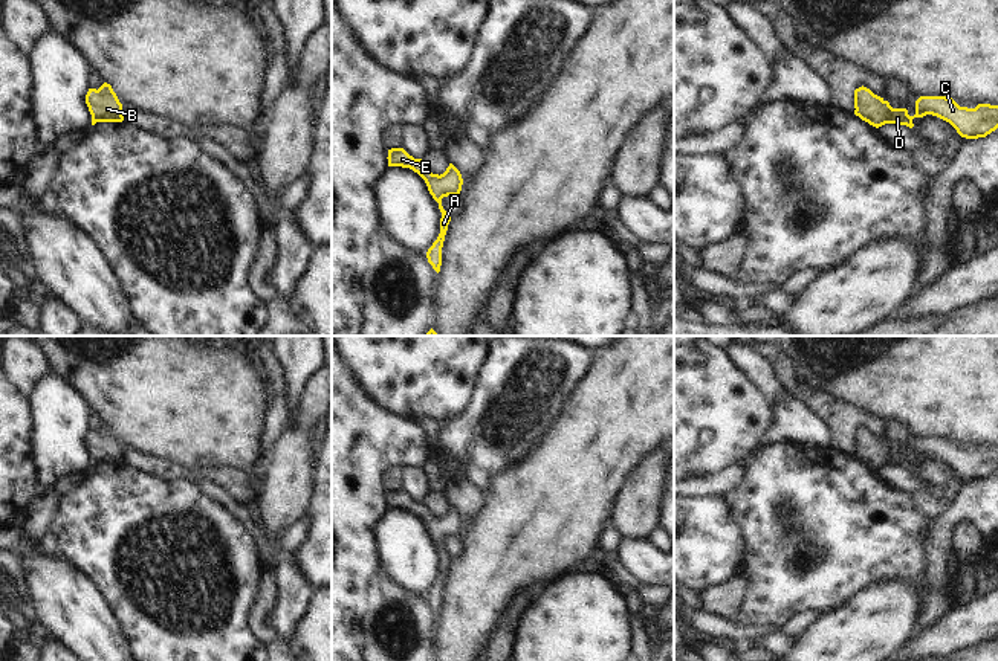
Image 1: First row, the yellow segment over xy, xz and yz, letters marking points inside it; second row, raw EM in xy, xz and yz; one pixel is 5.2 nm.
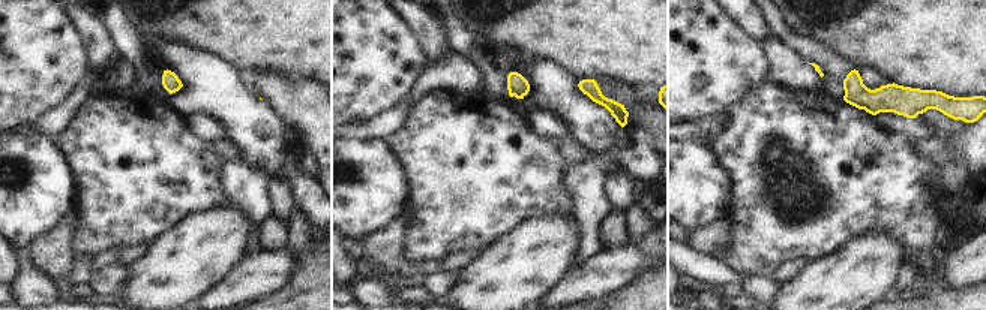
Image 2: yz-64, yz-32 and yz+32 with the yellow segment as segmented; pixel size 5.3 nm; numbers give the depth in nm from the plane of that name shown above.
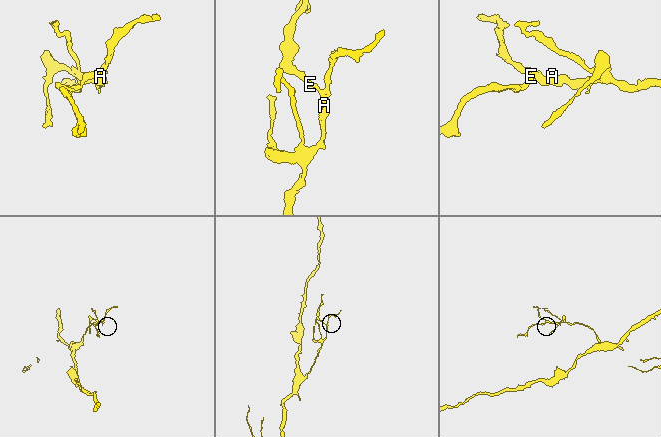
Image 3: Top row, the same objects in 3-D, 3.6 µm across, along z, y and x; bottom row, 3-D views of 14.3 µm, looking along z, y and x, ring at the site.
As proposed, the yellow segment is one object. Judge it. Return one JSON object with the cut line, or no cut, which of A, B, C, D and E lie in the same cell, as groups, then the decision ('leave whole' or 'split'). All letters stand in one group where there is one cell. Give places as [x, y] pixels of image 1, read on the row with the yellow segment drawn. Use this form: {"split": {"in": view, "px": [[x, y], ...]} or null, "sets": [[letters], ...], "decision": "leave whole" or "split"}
{"split": null, "sets": [["A", "B", "C", "D", "E"]], "decision": "leave whole"}

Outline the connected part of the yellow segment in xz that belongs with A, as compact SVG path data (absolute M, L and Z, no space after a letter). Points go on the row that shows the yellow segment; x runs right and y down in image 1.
M403 148L388 150L388 166L410 168L417 173L426 183L429 194L439 203L442 212L440 234L426 252L428 263L439 273L442 266L442 247L451 217L442 206L442 198L448 195L458 195L462 191L463 179L460 171L449 163L443 174L433 174L422 159L414 159Z

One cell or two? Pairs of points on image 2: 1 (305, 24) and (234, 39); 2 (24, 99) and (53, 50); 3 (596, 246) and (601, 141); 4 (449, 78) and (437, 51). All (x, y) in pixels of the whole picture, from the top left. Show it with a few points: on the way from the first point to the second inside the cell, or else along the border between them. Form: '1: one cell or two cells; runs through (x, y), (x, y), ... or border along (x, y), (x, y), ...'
1: one cell; runs through (287, 24), (252, 24)
2: one cell; runs through (24, 87), (24, 78), (41, 62)
3: two cells; border along (622, 128), (616, 143), (605, 153), (593, 157)
4: two cells; border along (452, 50), (446, 57), (428, 66)

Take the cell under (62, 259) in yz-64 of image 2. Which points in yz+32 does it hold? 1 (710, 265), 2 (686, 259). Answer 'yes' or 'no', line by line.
1: no
2: no

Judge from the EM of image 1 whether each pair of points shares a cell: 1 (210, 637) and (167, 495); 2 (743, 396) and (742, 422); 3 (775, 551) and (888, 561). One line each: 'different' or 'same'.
1: same
2: same
3: same

